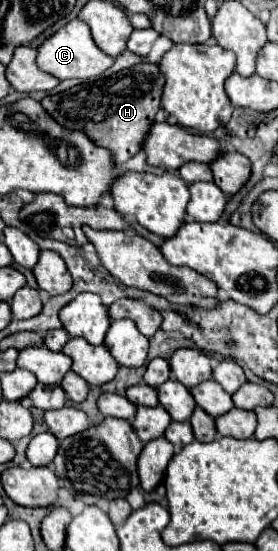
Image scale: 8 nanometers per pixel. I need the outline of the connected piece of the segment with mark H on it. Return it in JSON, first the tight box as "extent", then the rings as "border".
{"extent":[40,63,164,171],"border":[[[140,63],[112,77],[82,83],[58,95],[46,95],[40,103],[56,123],[70,131],[82,131],[94,145],[108,149],[114,161],[114,171],[118,171],[140,151],[144,133],[150,129],[150,123],[154,123],[160,109],[162,85],[164,81],[158,73],[158,65]]]}

